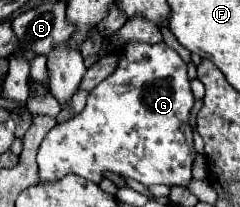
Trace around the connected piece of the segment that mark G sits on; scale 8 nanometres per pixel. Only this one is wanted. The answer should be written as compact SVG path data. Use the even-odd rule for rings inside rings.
M132 42L118 50L120 64L112 76L102 80L88 96L86 108L70 118L68 122L56 124L40 144L38 168L40 180L50 182L66 174L78 174L90 182L100 182L104 172L122 174L150 184L166 186L188 186L192 180L192 164L196 150L192 144L190 110L194 106L194 94L190 88L190 78L186 74L186 62L176 50L162 44L142 44Z

